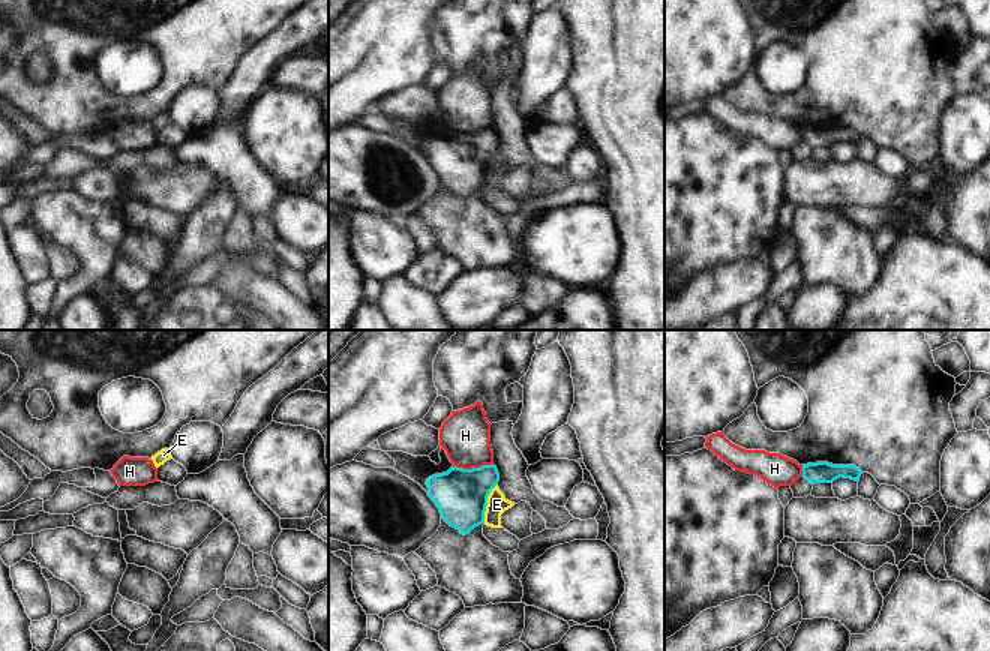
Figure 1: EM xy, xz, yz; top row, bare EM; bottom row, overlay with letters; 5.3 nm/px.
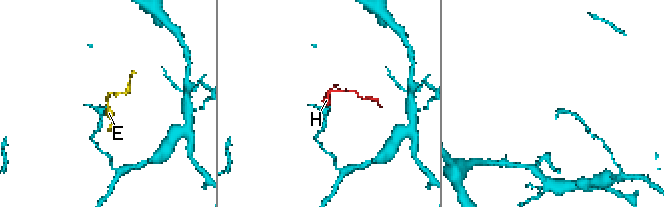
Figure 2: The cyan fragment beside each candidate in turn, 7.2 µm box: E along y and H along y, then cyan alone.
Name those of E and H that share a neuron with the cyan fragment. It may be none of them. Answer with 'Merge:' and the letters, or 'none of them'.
Merge: none of them

